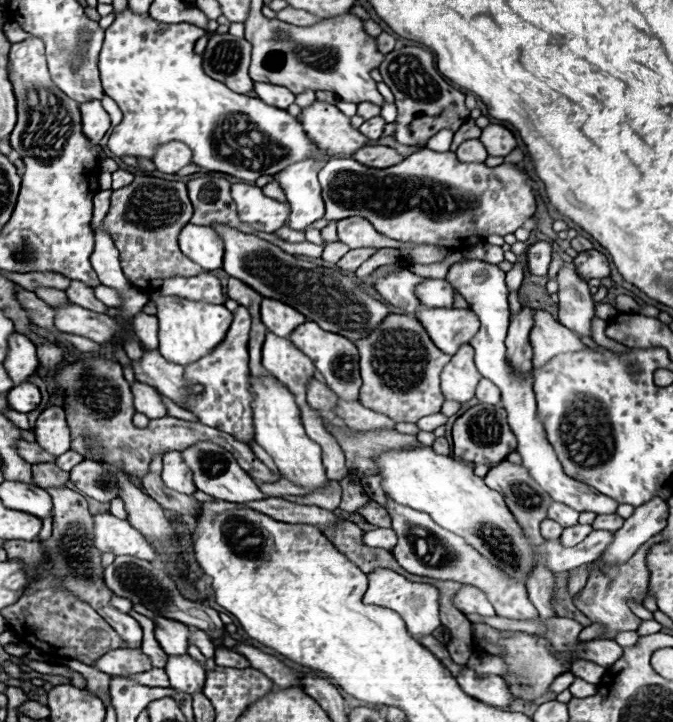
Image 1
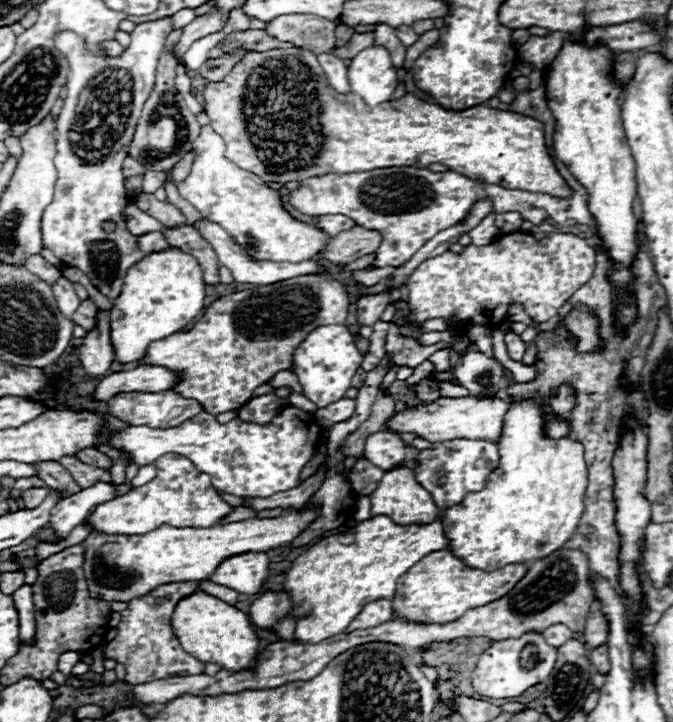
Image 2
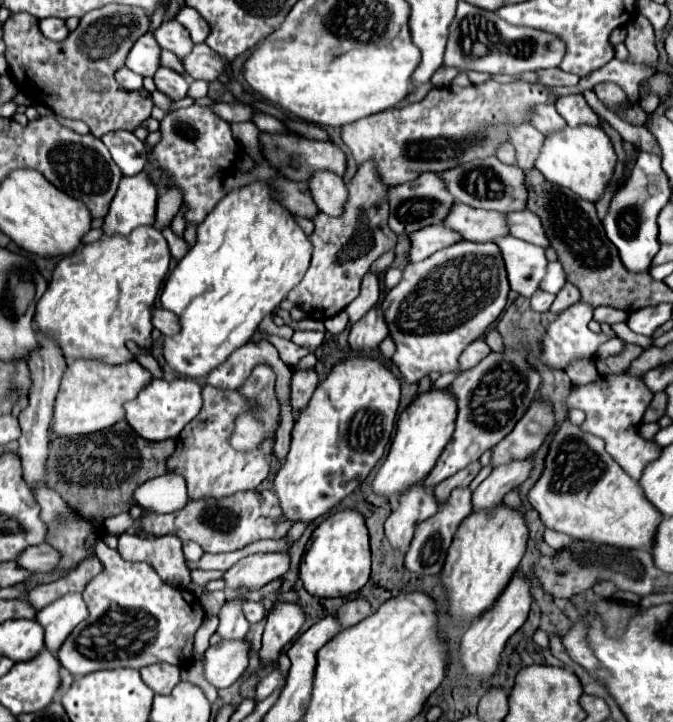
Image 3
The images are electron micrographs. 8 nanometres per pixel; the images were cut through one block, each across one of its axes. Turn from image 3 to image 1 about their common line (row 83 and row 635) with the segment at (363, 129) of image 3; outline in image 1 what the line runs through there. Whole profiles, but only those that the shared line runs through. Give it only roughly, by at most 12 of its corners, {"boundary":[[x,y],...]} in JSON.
{"boundary":[[486,624],[472,630],[506,650],[512,696],[530,702],[564,672],[548,640]]}

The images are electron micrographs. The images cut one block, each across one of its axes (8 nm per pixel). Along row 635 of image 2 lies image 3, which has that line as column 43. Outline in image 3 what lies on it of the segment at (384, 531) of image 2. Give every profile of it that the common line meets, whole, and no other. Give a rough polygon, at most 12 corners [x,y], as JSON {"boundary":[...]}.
{"boundary":[[154,226],[64,256],[34,324],[66,360],[132,360],[170,268]]}

